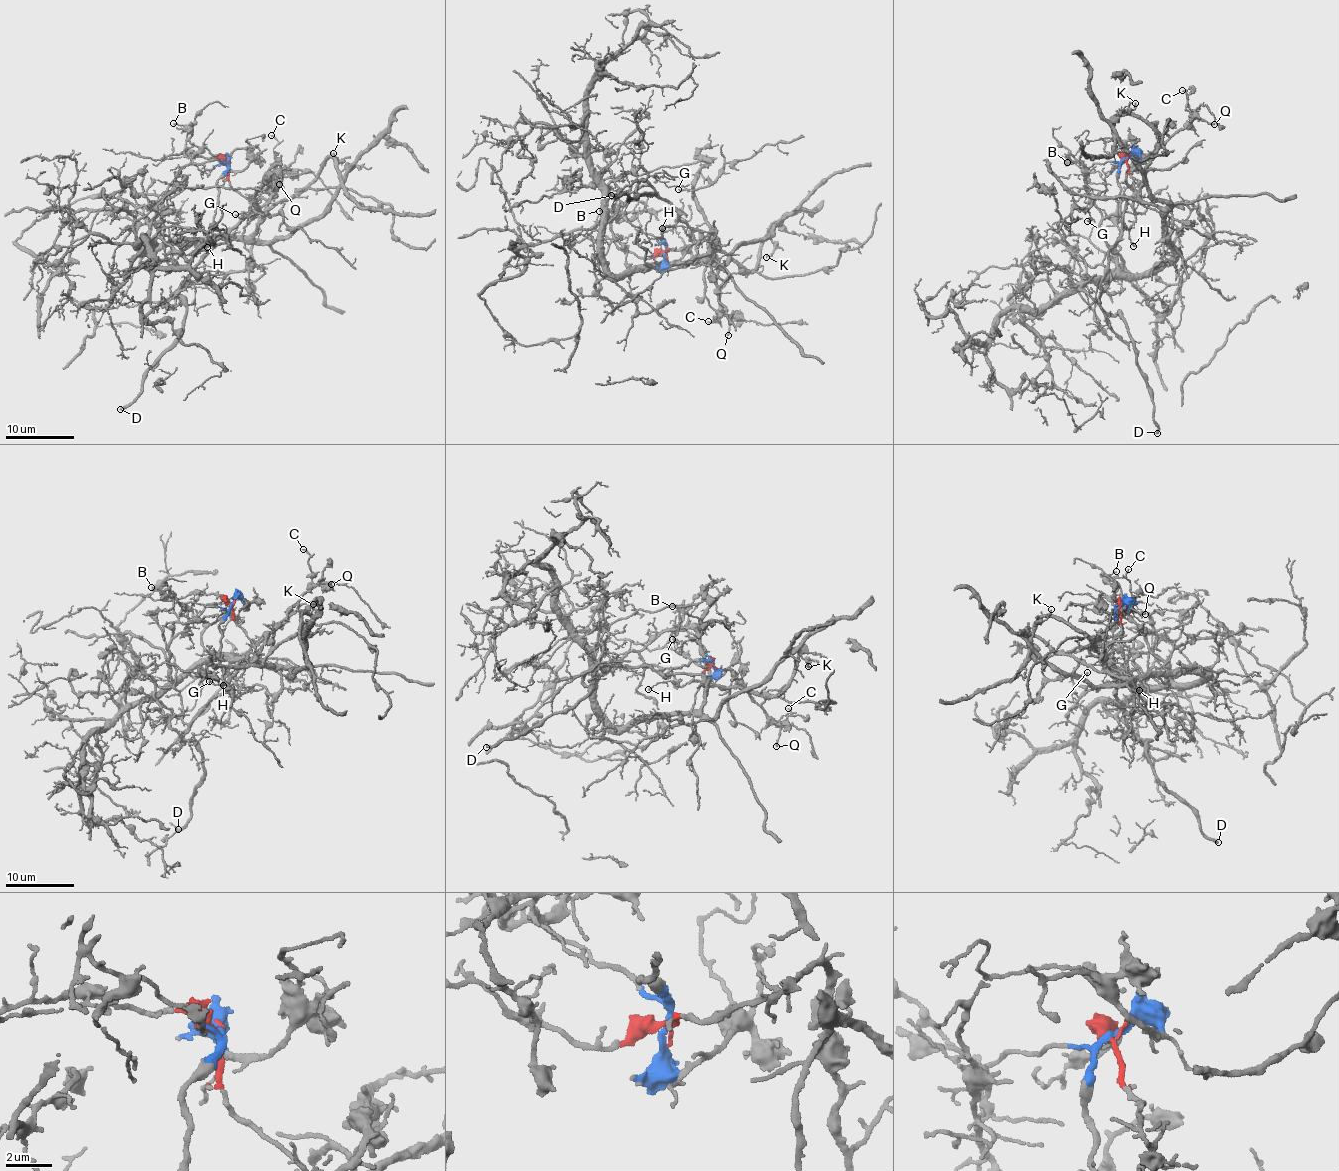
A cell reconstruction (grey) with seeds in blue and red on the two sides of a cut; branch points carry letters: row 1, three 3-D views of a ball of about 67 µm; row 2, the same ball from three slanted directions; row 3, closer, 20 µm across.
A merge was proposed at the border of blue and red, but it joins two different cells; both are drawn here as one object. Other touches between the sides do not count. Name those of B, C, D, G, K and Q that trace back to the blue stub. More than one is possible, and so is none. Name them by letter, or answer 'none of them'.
B, C, D, Q

